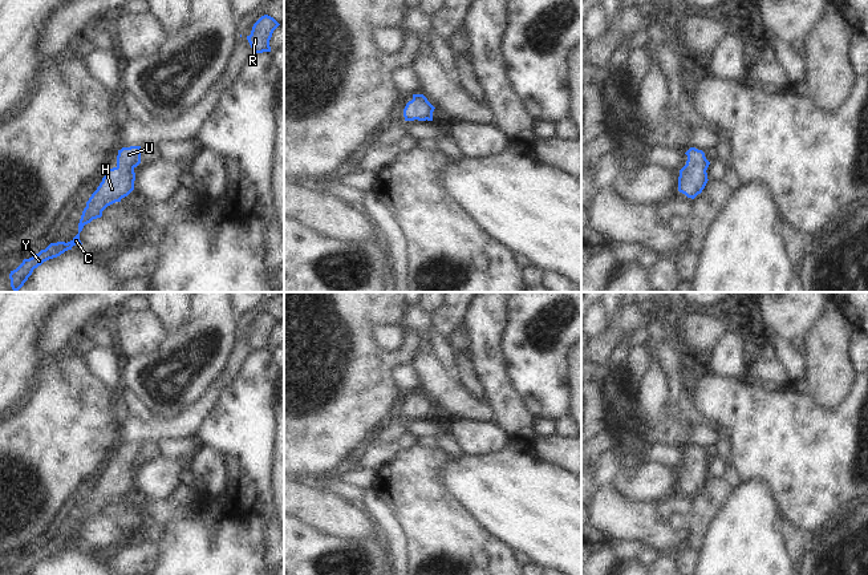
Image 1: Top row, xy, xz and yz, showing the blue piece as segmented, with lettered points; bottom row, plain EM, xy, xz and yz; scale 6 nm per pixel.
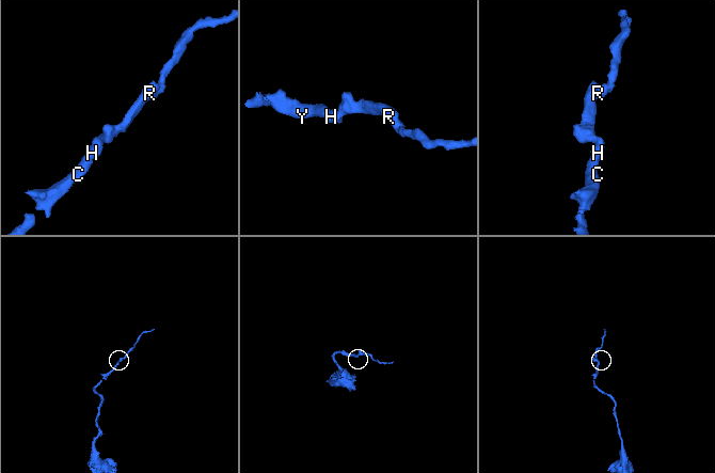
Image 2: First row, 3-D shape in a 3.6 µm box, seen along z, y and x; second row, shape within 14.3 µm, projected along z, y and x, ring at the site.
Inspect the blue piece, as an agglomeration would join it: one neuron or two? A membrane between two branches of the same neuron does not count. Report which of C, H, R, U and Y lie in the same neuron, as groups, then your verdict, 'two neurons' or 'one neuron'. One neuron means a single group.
C H R U Y; one neuron

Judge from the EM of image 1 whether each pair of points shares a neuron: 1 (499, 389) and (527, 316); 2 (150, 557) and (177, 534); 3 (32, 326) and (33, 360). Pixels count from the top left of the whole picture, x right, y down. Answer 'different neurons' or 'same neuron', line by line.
1: different neurons
2: different neurons
3: same neuron

